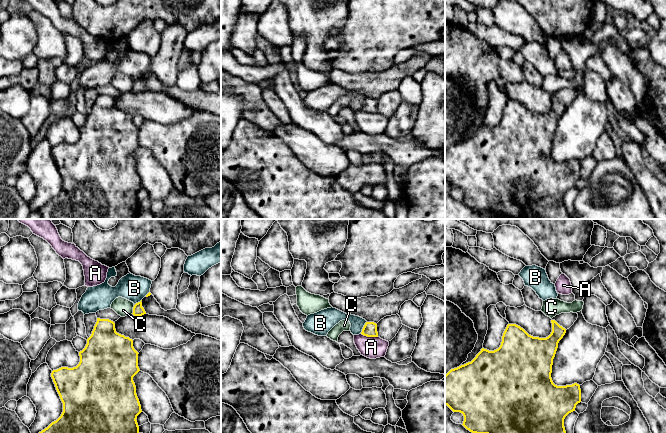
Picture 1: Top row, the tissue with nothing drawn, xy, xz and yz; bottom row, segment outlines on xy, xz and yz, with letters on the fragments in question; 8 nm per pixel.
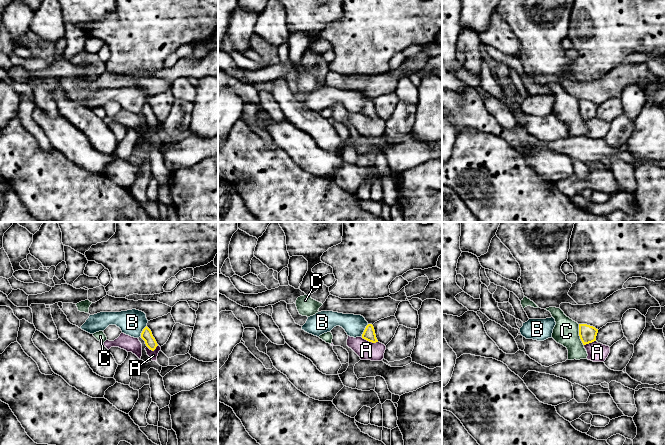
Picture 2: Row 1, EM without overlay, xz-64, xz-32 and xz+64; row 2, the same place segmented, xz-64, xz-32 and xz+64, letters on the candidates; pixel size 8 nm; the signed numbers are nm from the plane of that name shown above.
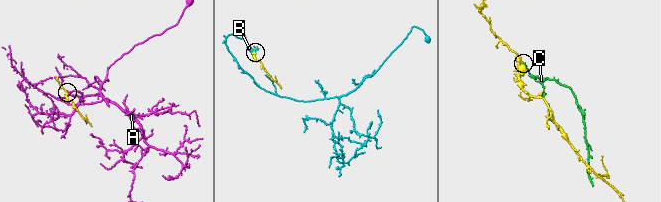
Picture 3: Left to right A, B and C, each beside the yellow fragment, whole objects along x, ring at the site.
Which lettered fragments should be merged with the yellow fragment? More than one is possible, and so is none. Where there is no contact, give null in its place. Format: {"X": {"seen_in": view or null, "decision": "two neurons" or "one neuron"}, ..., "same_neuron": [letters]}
{"A": {"seen_in": "xz", "decision": "two neurons"}, "B": {"seen_in": "xz", "decision": "two neurons"}, "C": {"seen_in": "xy", "decision": "two neurons"}, "same_neuron": []}

